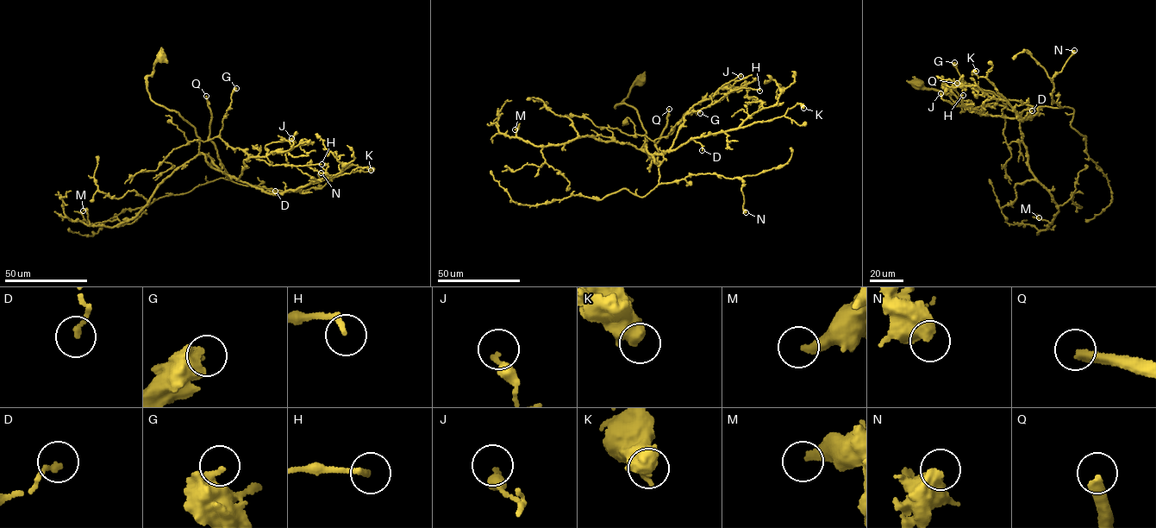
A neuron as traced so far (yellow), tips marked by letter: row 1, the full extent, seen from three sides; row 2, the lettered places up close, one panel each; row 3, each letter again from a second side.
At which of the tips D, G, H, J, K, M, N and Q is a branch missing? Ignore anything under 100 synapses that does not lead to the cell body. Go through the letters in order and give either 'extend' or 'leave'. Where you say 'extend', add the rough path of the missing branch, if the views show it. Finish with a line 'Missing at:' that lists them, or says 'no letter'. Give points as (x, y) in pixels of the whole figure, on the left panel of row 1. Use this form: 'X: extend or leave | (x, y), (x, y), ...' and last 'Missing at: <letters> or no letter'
D: leave
G: leave
H: leave
J: leave
K: leave
M: leave
N: leave
Q: extend
Missing at: Q

